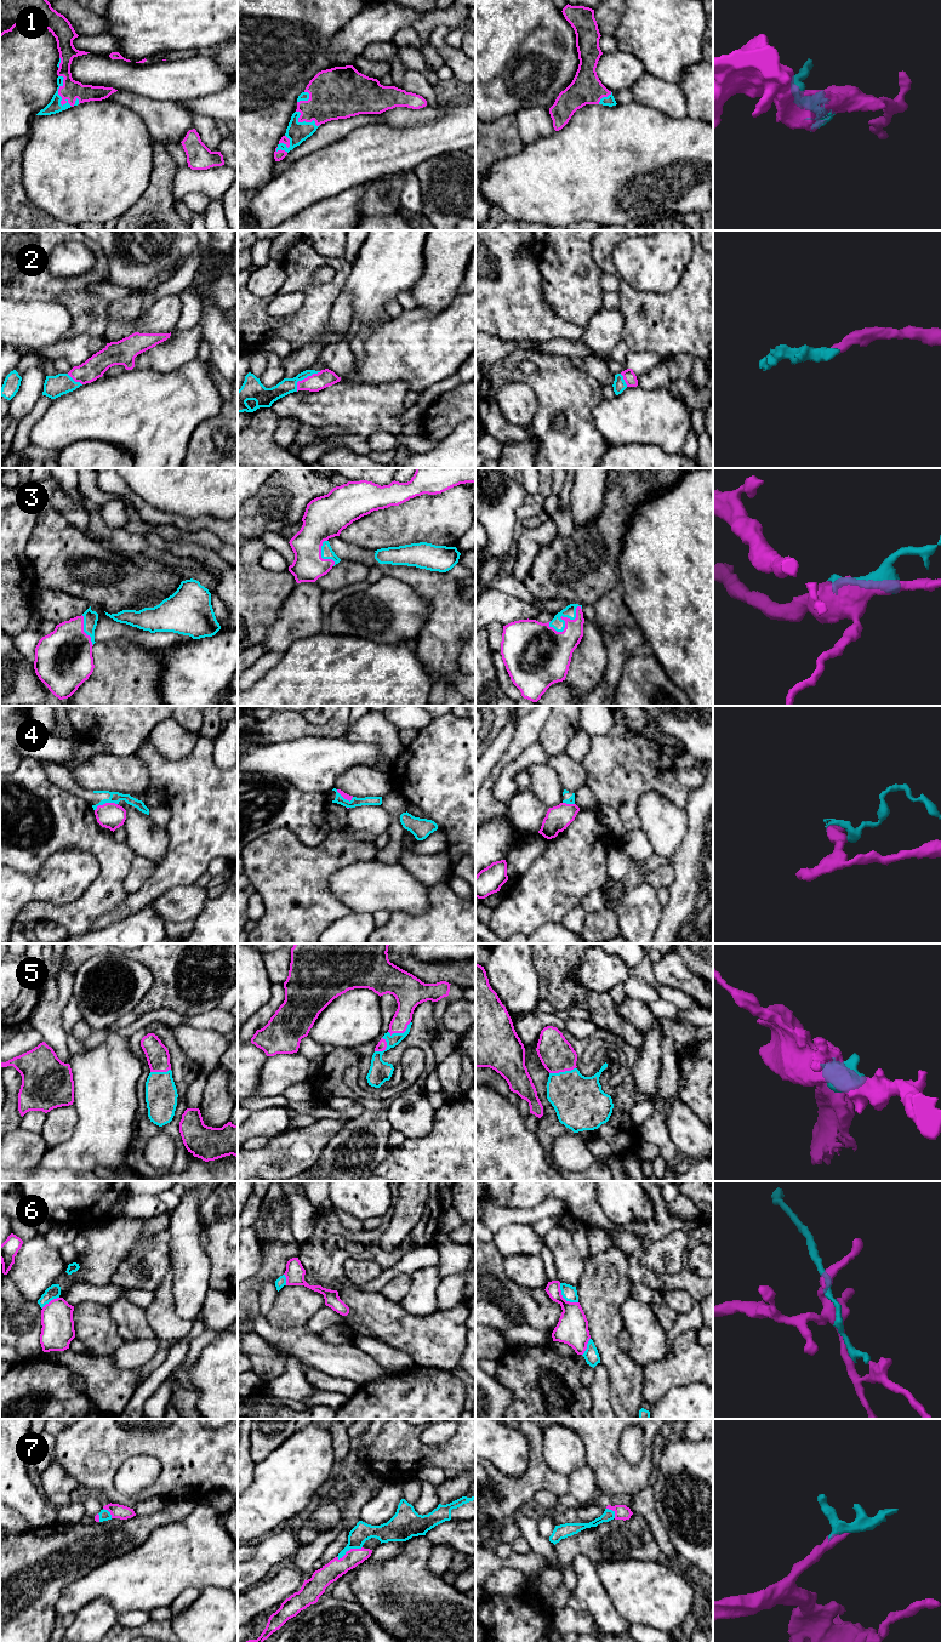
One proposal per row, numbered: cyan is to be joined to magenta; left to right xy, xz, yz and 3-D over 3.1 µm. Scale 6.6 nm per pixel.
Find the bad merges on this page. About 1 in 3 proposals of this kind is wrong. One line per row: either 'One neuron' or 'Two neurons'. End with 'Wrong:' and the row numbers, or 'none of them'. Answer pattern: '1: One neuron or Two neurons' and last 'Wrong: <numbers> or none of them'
1: One neuron
2: One neuron
3: One neuron
4: One neuron
5: One neuron
6: One neuron
7: One neuron
Wrong: none of them

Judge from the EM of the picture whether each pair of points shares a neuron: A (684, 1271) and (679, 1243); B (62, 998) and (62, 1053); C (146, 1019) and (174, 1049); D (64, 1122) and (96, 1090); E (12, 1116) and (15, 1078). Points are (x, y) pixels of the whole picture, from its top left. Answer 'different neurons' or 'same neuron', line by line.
A: different neurons
B: same neuron
C: different neurons
D: different neurons
E: same neuron

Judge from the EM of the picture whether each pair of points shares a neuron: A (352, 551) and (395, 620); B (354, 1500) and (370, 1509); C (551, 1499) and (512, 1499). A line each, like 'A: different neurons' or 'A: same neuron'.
A: different neurons
B: different neurons
C: different neurons

